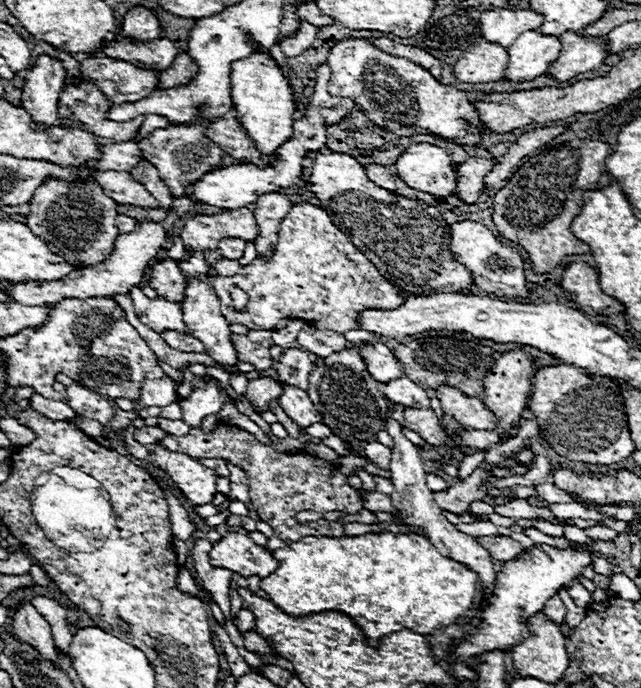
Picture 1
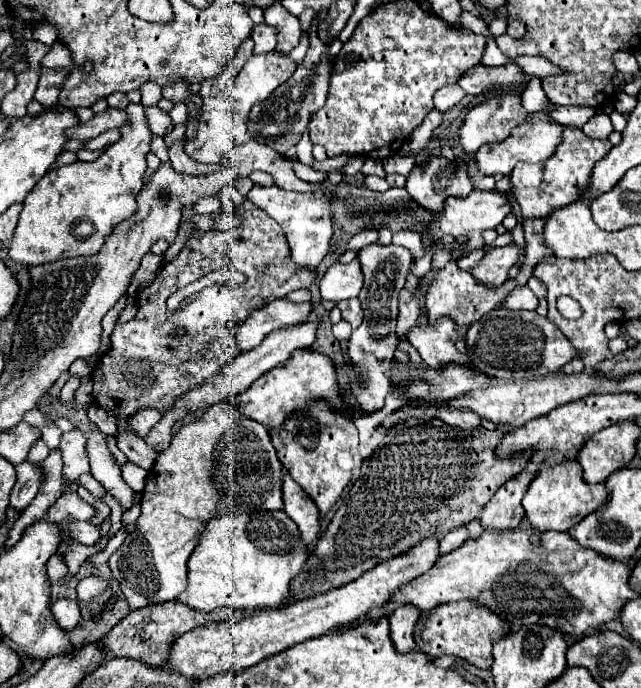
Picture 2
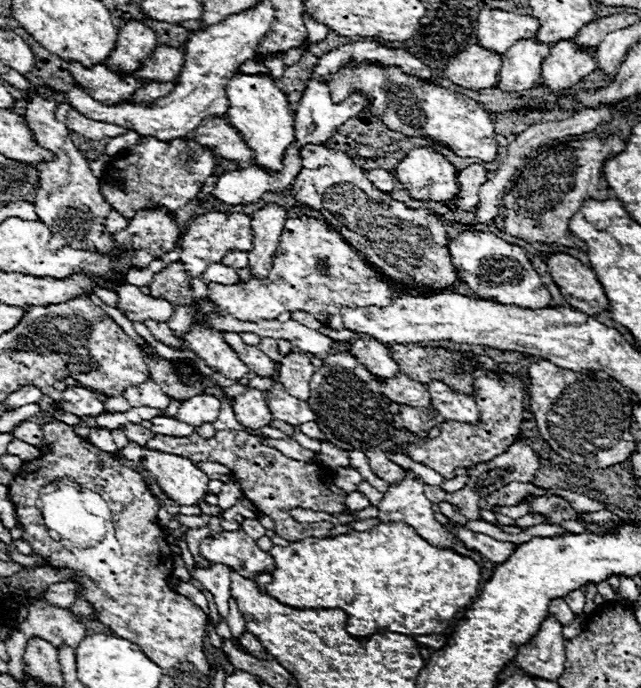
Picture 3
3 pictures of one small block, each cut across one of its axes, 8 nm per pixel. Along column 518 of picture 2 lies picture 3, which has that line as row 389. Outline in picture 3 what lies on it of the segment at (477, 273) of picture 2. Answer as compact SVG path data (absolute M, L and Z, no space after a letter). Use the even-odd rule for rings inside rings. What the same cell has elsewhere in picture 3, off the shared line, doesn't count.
M248 388L244 394L230 398L232 410L236 414L236 420L252 430L260 430L272 422L272 414L266 406L264 394L260 390Z

